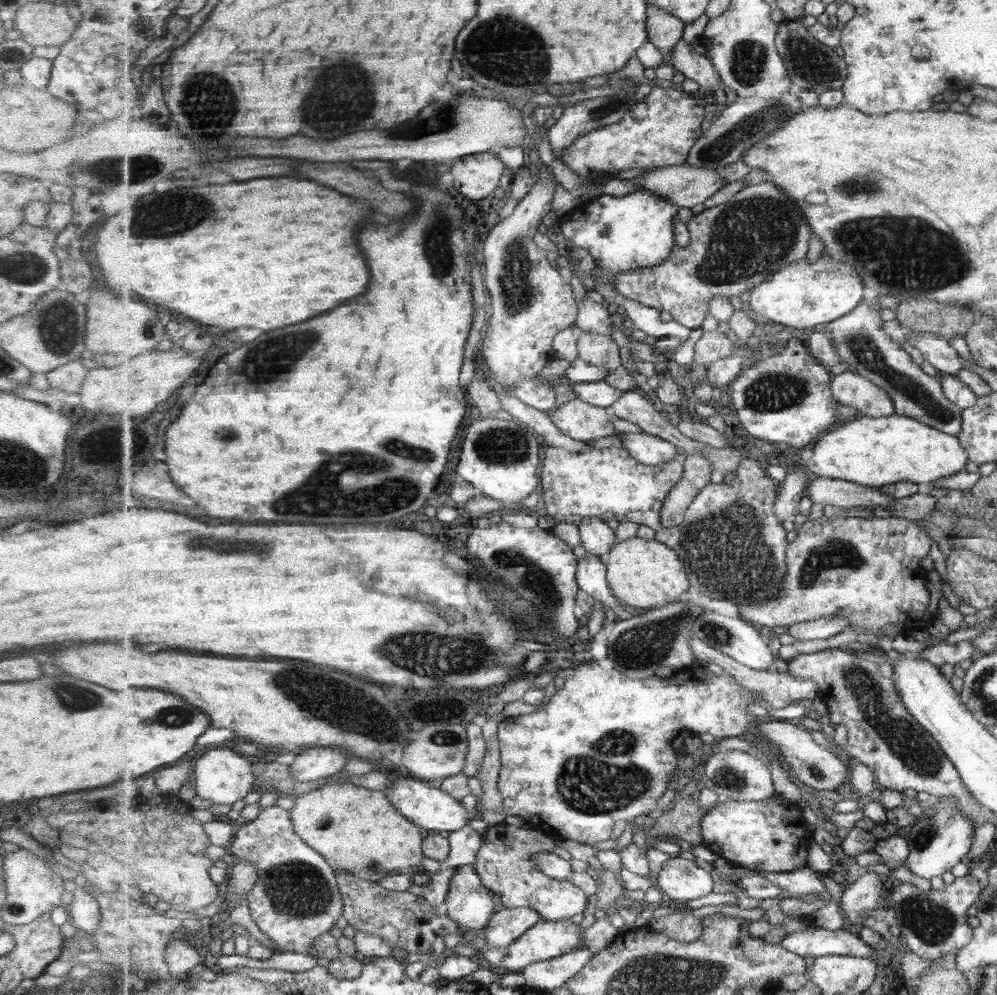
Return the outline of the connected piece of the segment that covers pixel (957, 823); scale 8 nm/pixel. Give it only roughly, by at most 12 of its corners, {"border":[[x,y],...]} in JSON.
{"border":[[956,796],[925,808],[903,864],[927,881],[973,846],[974,824]]}

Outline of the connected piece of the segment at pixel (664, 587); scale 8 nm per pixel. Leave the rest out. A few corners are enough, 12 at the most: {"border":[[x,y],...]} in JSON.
{"border":[[637,536],[602,561],[633,612],[670,605],[691,588],[674,549]]}

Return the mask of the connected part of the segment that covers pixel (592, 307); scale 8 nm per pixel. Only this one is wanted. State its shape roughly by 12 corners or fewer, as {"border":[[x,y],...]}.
{"border":[[589,297],[578,303],[576,324],[613,336],[612,309]]}

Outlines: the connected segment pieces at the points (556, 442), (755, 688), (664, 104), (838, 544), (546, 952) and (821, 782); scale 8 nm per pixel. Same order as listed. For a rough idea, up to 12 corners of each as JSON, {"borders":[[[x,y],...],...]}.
{"borders":[[[500,390],[505,414],[533,428],[547,448],[587,449],[553,423],[546,412],[525,405],[513,392]],[[693,631],[696,658],[714,662],[767,705],[787,708],[819,694],[813,680],[741,664]],[[653,86],[619,122],[580,136],[561,160],[603,172],[683,165],[707,110]],[[903,517],[807,521],[756,626],[924,618],[933,540]],[[571,920],[541,921],[511,947],[487,948],[482,958],[501,971],[581,949]],[[779,719],[753,732],[783,756],[799,781],[830,794],[850,778],[844,757],[803,726]]]}

